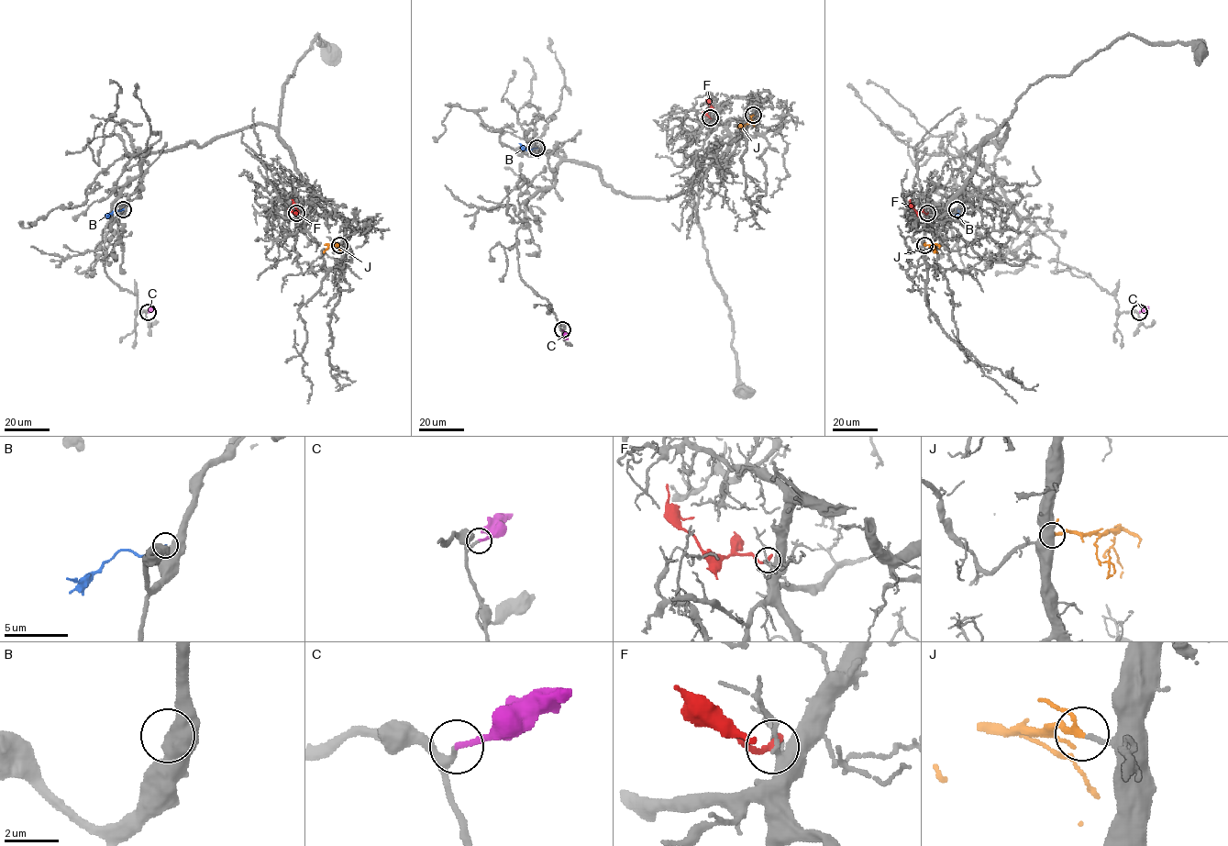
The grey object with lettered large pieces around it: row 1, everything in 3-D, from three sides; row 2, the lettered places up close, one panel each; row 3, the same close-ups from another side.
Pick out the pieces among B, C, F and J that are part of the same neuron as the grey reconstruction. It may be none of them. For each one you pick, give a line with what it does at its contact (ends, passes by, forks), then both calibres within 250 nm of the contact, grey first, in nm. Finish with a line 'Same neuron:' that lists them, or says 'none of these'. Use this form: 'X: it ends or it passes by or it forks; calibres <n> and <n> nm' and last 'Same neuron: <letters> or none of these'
C: it ends; calibres 180 and 170 nm
J: it passes by; calibres 170 and 180 nm
Same neuron: C, J

